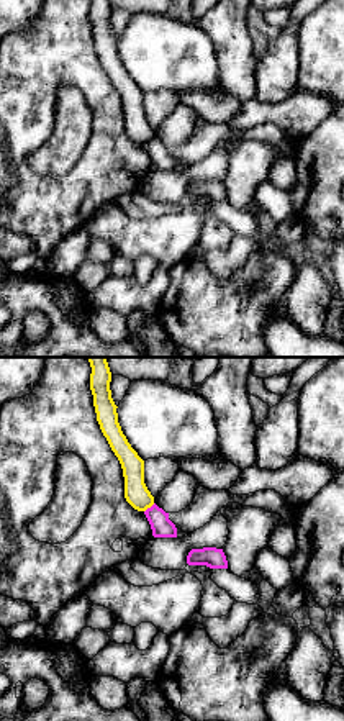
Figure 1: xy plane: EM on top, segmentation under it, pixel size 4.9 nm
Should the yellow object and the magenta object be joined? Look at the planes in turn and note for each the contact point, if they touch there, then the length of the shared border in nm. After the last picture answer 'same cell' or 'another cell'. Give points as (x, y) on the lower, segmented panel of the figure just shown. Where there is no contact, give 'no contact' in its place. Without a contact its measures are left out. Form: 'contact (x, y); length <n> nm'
contact (149, 507); length 70 nm

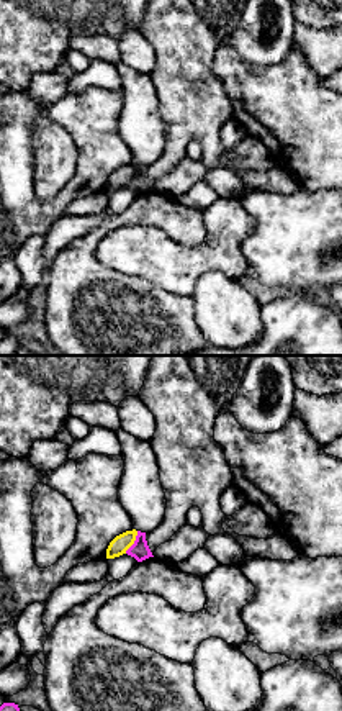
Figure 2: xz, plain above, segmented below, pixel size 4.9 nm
contact (133, 543); length 130 nm

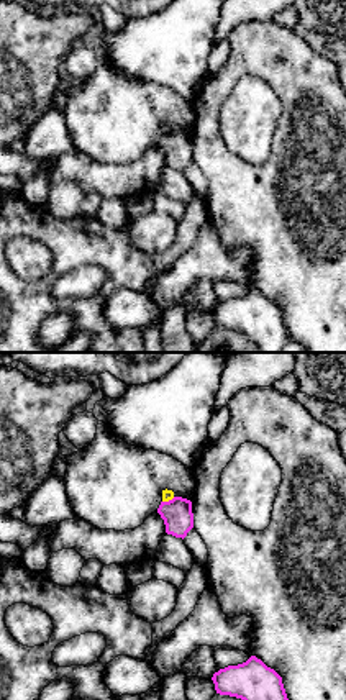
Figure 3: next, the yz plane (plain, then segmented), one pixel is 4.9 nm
contact (168, 500); length 70 nm

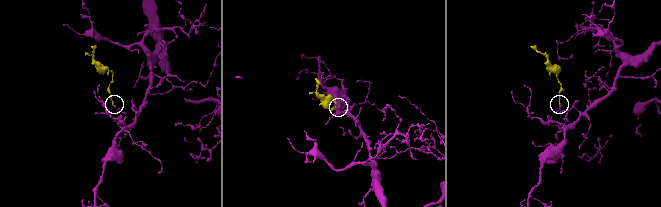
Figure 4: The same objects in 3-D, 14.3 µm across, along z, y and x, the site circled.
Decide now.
another cell

